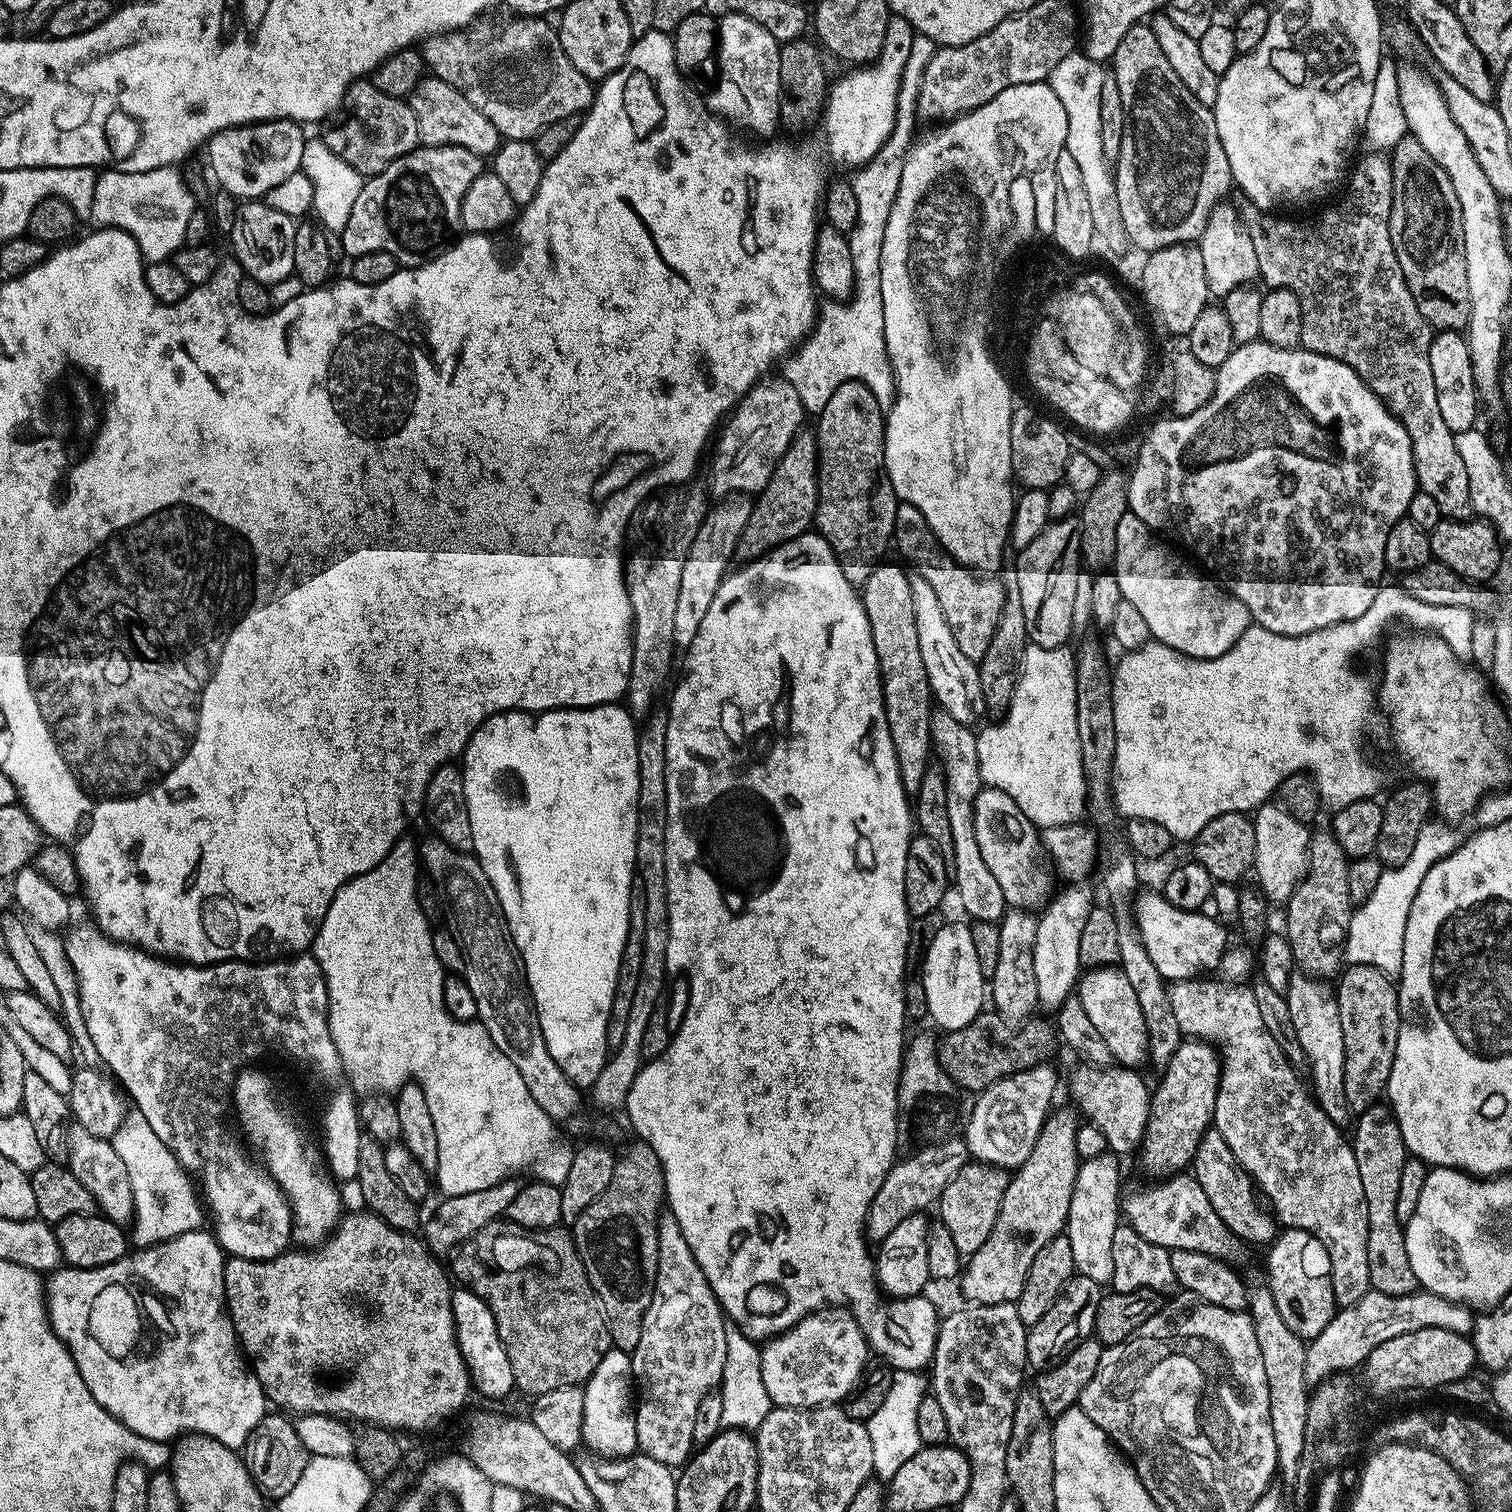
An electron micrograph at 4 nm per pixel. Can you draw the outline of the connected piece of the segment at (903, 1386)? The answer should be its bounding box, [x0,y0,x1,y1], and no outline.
[866,1371,929,1482]

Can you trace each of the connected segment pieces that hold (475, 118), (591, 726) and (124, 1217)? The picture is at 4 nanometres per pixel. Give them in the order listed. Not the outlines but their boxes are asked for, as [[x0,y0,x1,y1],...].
[[407,75,502,158],[462,703,638,1086],[66,1123,135,1226]]

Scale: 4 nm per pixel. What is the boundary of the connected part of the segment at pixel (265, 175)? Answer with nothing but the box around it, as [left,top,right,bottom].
[208,120,305,202]

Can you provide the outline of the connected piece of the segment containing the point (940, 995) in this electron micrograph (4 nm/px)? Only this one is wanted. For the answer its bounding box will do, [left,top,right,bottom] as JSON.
[924,922,986,1033]

